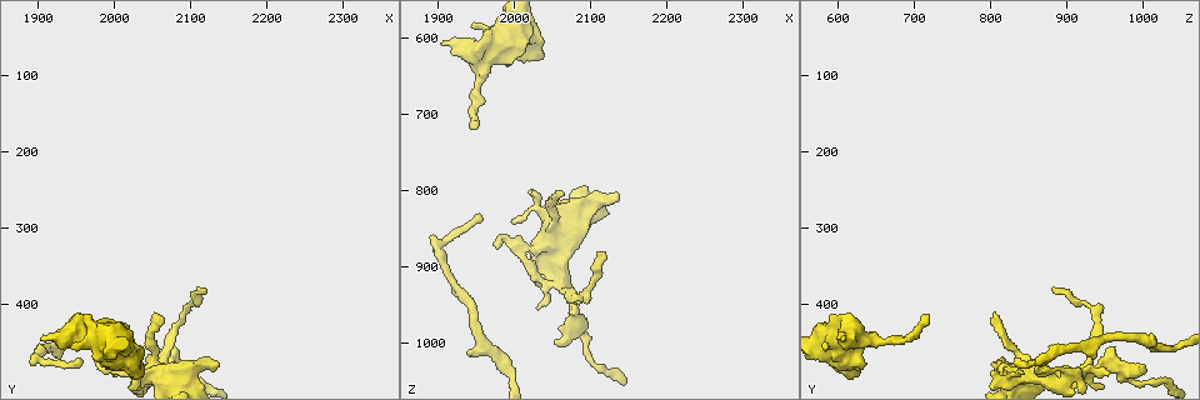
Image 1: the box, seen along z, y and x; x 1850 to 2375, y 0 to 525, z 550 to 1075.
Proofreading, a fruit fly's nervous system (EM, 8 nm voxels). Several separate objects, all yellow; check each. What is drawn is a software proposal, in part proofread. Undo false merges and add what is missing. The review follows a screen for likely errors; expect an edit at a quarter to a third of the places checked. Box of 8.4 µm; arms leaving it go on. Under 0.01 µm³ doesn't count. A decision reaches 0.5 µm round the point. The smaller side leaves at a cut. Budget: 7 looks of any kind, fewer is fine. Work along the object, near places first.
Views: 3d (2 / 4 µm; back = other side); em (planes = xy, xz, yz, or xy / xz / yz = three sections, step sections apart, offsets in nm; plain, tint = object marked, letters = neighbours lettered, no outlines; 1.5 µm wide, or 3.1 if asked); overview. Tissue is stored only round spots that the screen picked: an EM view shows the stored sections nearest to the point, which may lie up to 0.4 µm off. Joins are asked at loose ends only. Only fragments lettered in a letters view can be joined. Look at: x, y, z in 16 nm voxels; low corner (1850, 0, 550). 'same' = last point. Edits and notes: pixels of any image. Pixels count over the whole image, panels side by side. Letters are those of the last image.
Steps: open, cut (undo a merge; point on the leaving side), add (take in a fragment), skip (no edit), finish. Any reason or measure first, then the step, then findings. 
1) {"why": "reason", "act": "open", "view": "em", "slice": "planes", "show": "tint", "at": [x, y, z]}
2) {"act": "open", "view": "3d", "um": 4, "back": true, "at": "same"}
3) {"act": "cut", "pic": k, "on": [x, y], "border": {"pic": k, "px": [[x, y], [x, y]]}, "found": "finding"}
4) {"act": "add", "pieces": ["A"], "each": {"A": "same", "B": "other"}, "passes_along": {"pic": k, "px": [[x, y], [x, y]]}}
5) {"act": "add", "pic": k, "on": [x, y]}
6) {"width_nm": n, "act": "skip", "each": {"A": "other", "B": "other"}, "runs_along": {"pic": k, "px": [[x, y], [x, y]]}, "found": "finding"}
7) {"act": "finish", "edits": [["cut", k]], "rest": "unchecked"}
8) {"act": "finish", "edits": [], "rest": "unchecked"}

{"why": "branch stops here", "act": "open", "view": "3d", "um": 4, "at": [2040, 495, 630]}

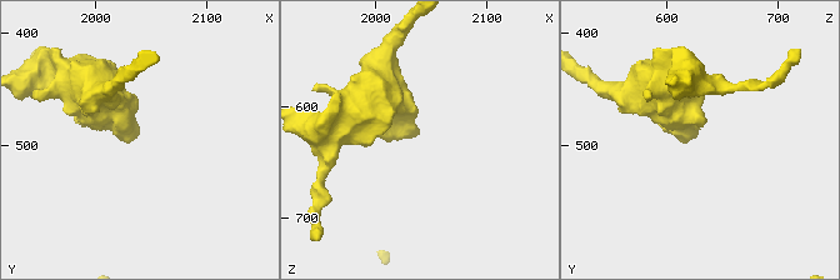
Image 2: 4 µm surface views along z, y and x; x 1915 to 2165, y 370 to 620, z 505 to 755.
{"why": "now the EM", "act": "open", "view": "em", "slice": "xz", "step": 8, "show": "letters", "at": [2036, 492, 626]}

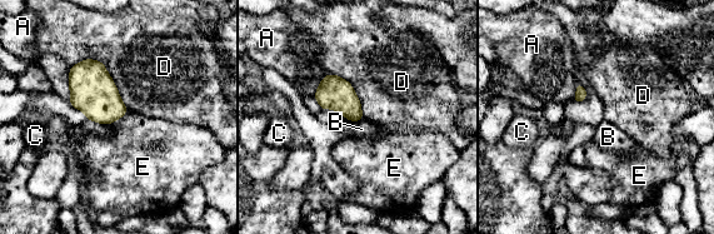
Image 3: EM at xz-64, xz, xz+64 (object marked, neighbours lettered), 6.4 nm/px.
{"act": "skip", "each": {"A": "other", "B": "other", "C": "other", "D": "other", "E": "other"}, "border": {"pic": 3, "px": [[128, 113], [108, 124]]}, "found": "no lettered fragment goes on from it"}

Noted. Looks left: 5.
{"why": "tapers out", "act": "open", "view": "3d", "um": 4, "at": [1950, 415, 715]}

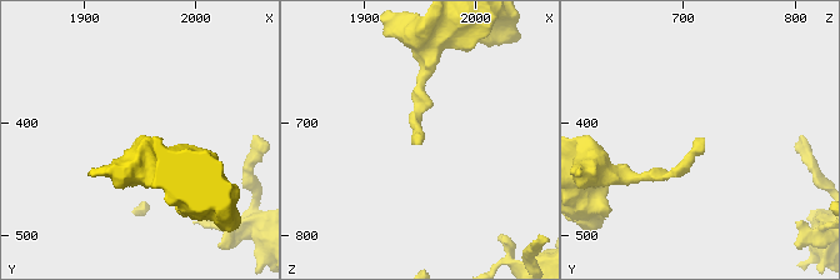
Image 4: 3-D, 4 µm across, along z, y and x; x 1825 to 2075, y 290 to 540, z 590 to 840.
{"why": "shape alone is not enough", "act": "open", "view": "em", "slice": "planes", "show": "letters", "at": [1946, 414, 716]}

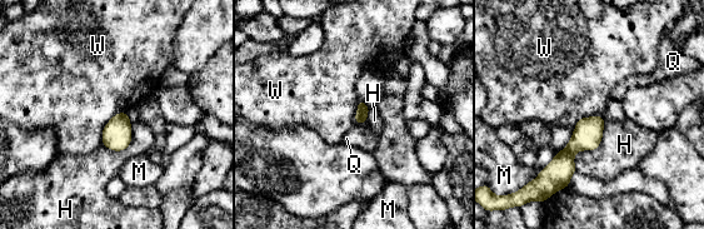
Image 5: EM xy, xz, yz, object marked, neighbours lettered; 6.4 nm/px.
{"width_nm": 80, "act": "skip", "each": {"H": "other", "M": "other", "Q": "other", "W": "other"}, "runs_along": {"pic": 5, "px": [[600, 120], [547, 173]]}, "found": "none of them fits"}

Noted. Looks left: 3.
{"why": "branch stops here", "act": "open", "view": "3d", "um": 2, "at": [2030, 485, 955]}

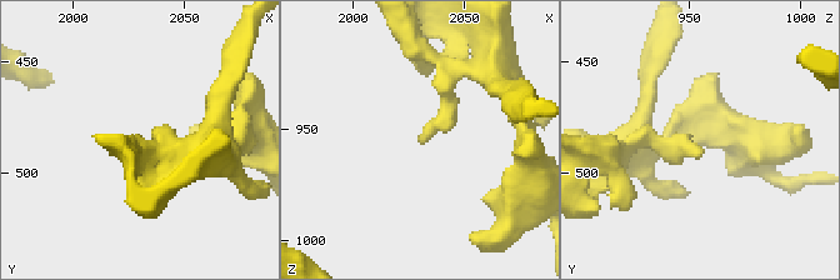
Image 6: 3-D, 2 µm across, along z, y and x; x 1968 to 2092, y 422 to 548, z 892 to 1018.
{"act": "open", "view": "em", "slice": "planes", "show": "letters", "at": [2032, 490, 956]}

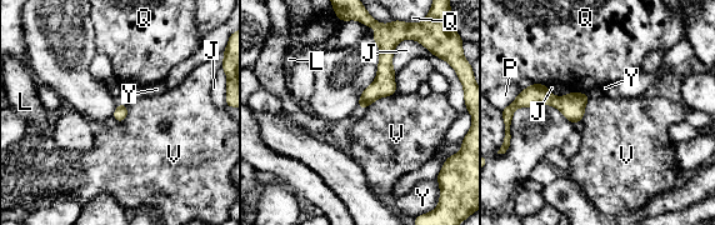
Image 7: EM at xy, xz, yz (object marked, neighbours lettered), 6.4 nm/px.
{"longest_contact_nm": ["V", 240], "act": "skip", "each": {"J": "other", "L": "other", "P": "other", "Q": "other", "V": "other", "Y": "other"}, "border": {"pic": 7, "px": [[396, 91], [375, 99], [364, 109]]}, "found": "no lettered fragment goes on from it"}

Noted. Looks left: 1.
{"act": "finish", "edits": [], "rest": "unchecked"}

